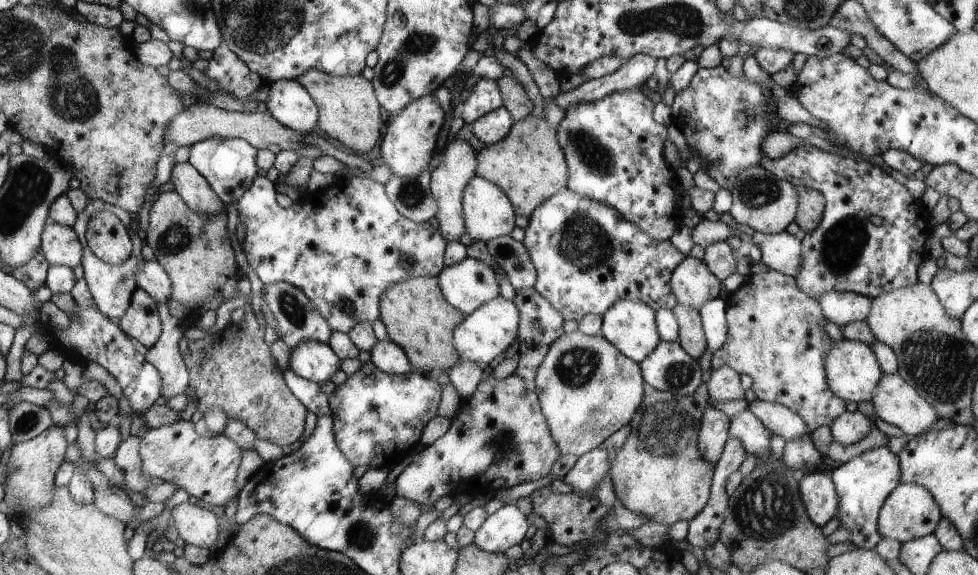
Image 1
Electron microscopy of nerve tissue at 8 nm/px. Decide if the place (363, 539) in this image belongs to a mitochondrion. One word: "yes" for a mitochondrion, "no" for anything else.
yes

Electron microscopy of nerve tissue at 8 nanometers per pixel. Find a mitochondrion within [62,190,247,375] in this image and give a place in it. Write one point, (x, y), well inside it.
(176, 239)

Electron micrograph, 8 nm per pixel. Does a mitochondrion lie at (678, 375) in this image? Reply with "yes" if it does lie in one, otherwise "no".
yes

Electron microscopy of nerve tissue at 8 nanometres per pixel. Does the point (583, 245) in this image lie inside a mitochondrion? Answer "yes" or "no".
yes

